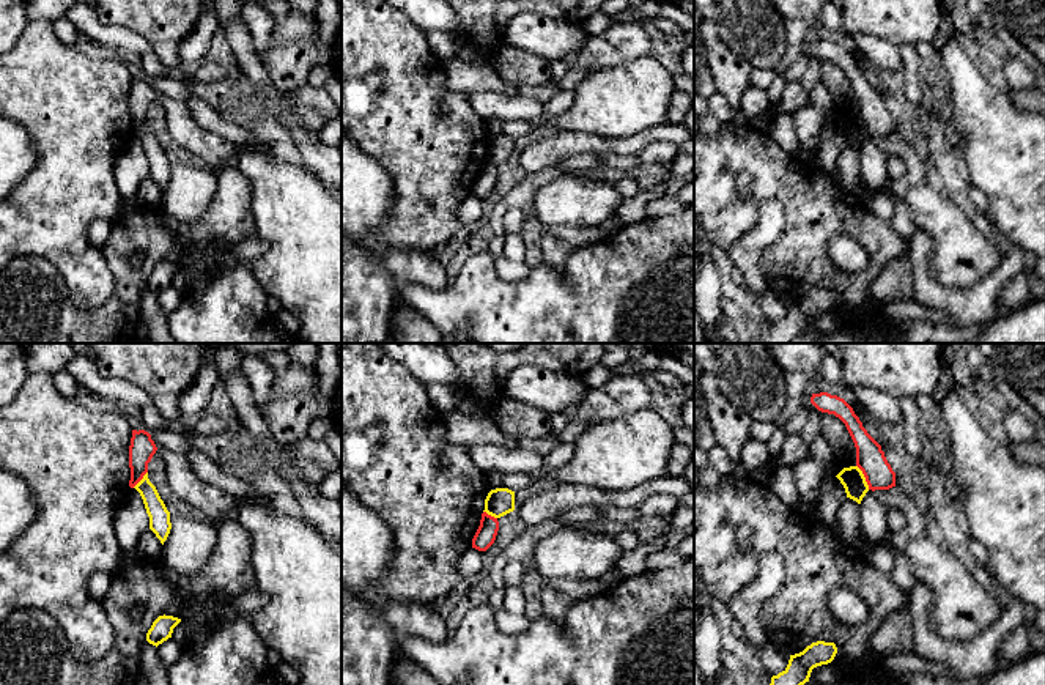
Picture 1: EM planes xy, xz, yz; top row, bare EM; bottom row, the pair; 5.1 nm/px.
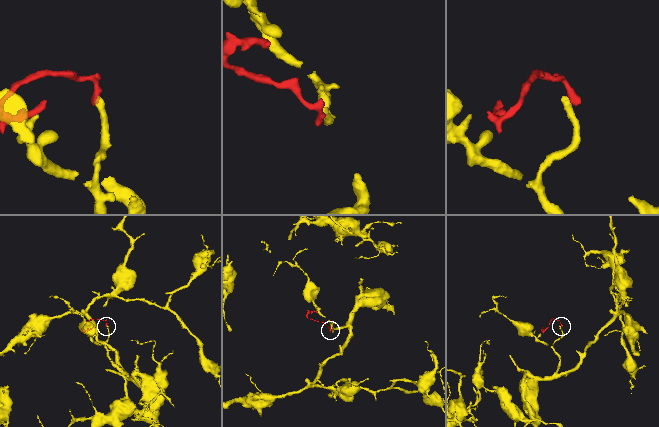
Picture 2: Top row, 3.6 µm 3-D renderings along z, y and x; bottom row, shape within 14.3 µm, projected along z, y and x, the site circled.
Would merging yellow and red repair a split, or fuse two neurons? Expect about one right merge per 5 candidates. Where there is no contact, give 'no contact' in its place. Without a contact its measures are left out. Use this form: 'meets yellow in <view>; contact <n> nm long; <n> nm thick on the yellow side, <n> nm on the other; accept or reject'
meets yellow in yz; contact 140 nm long; 120 nm thick on the yellow side, 150 nm on the other; reject

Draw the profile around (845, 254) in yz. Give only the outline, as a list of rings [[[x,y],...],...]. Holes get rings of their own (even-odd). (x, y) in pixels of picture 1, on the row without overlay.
[[[847,235],[833,236],[826,243],[826,255],[844,272],[859,272],[869,261],[864,247]]]

